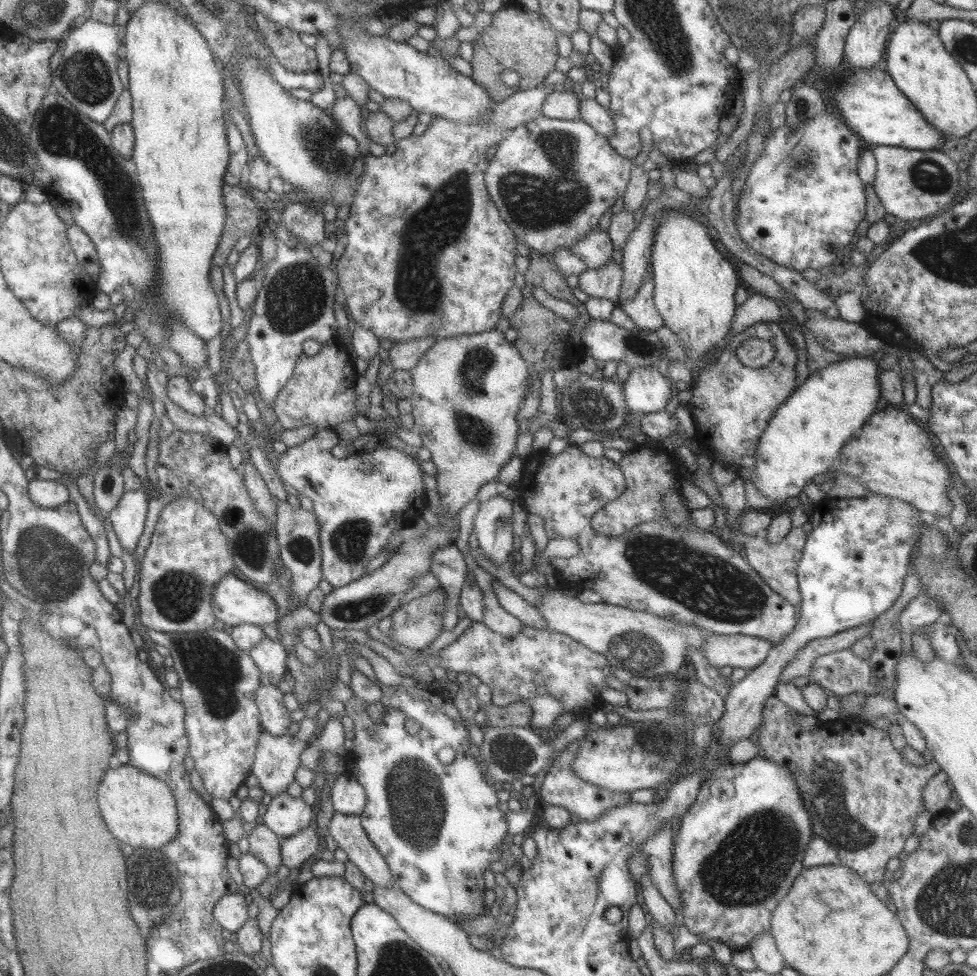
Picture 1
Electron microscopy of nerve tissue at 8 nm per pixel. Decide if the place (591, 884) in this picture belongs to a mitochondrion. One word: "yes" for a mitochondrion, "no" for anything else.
yes

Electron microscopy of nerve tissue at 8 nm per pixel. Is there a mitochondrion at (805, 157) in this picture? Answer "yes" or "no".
yes

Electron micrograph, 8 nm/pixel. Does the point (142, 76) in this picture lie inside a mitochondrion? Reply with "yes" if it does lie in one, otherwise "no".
no

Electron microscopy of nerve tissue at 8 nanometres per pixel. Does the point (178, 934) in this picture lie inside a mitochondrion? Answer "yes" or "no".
yes

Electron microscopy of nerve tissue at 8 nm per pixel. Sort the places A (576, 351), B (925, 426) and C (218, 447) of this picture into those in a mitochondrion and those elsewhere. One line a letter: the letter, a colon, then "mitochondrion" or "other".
A: other
B: other
C: other

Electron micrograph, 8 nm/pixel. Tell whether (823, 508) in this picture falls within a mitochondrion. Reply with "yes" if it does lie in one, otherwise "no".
no

